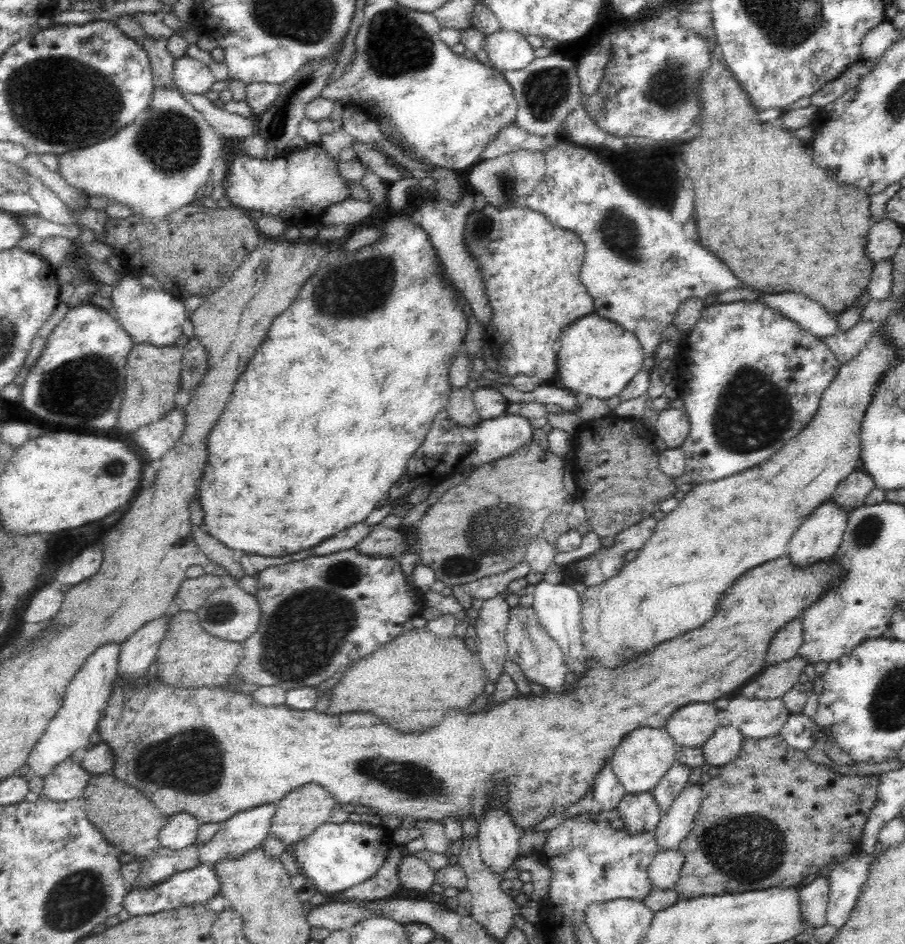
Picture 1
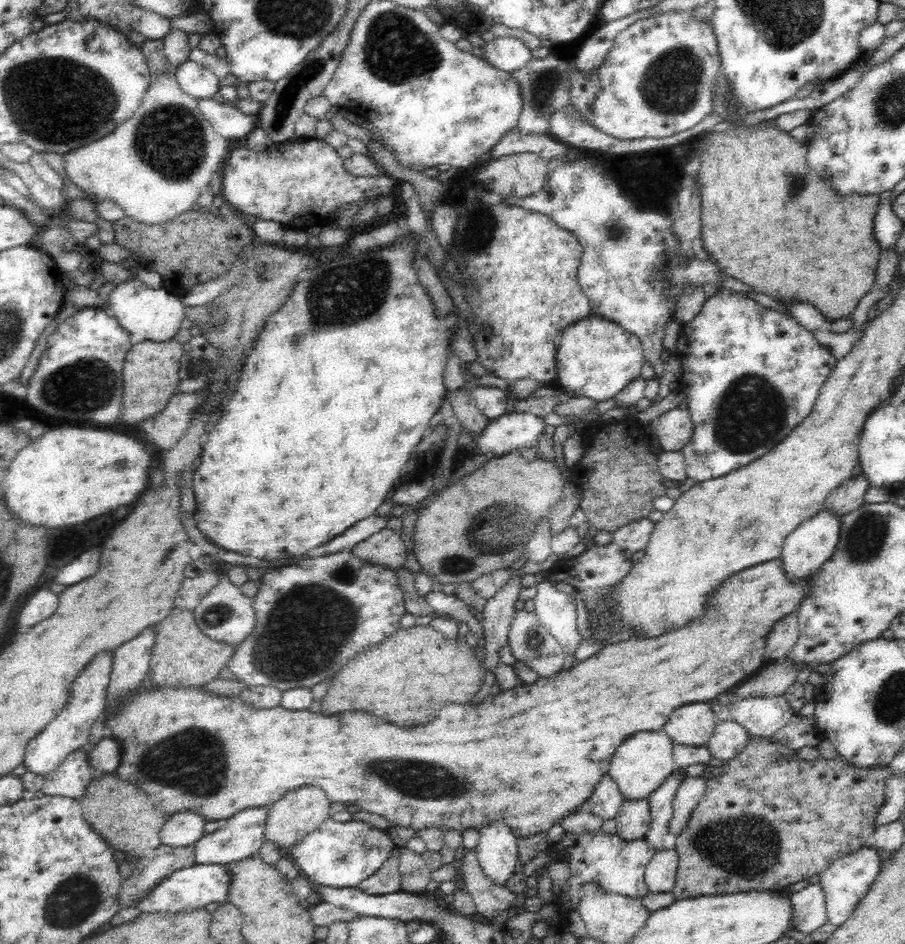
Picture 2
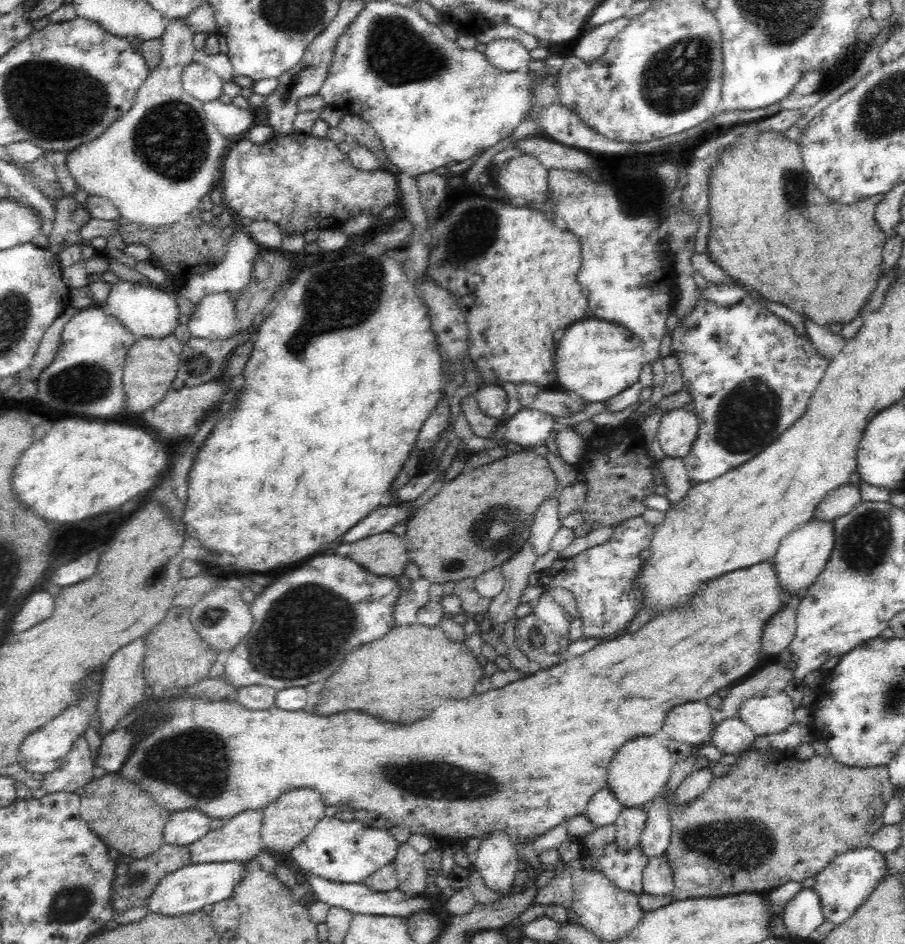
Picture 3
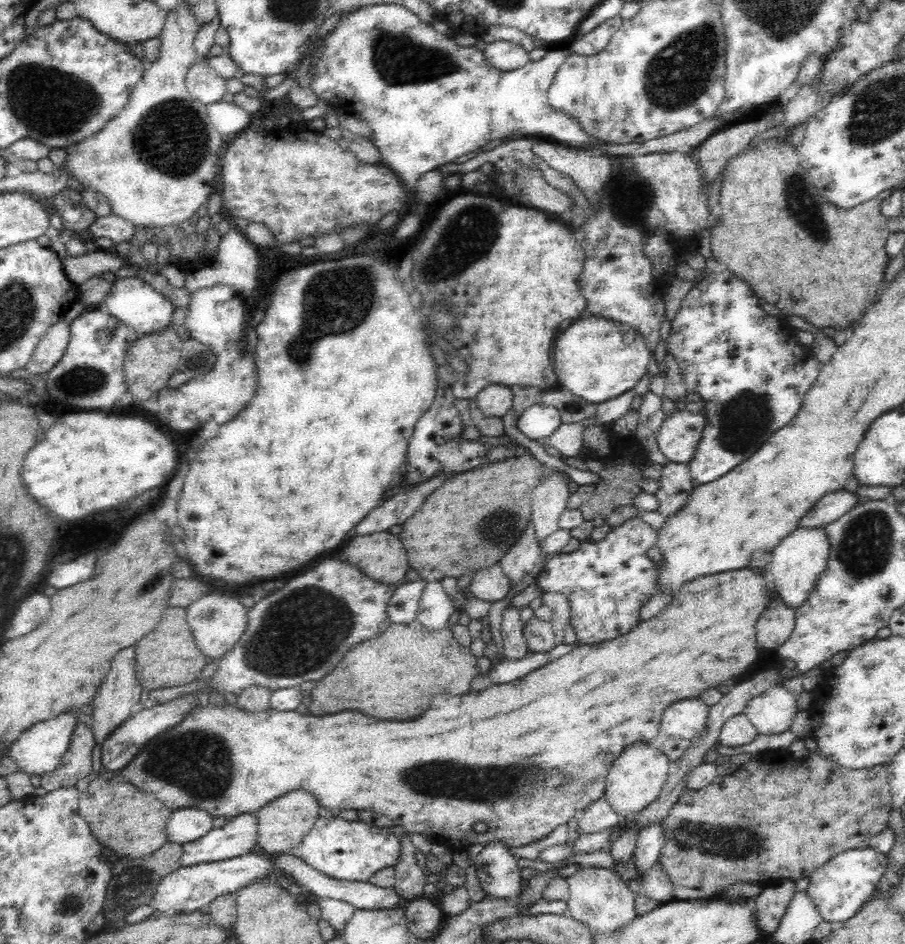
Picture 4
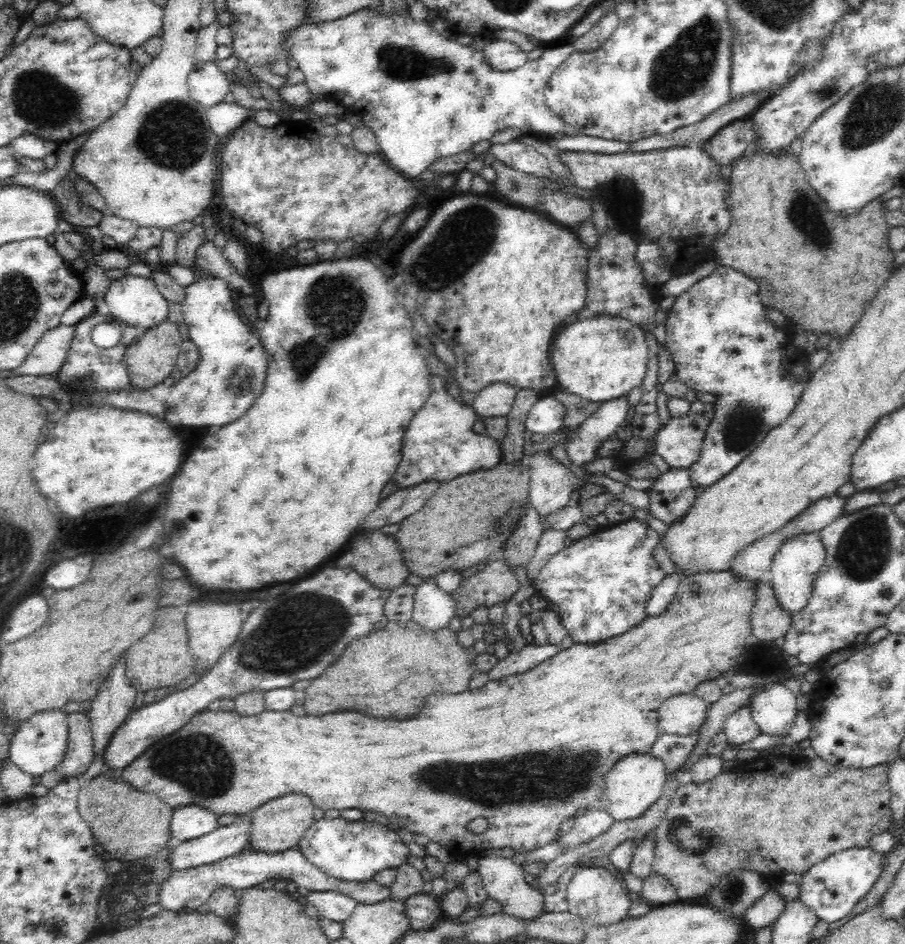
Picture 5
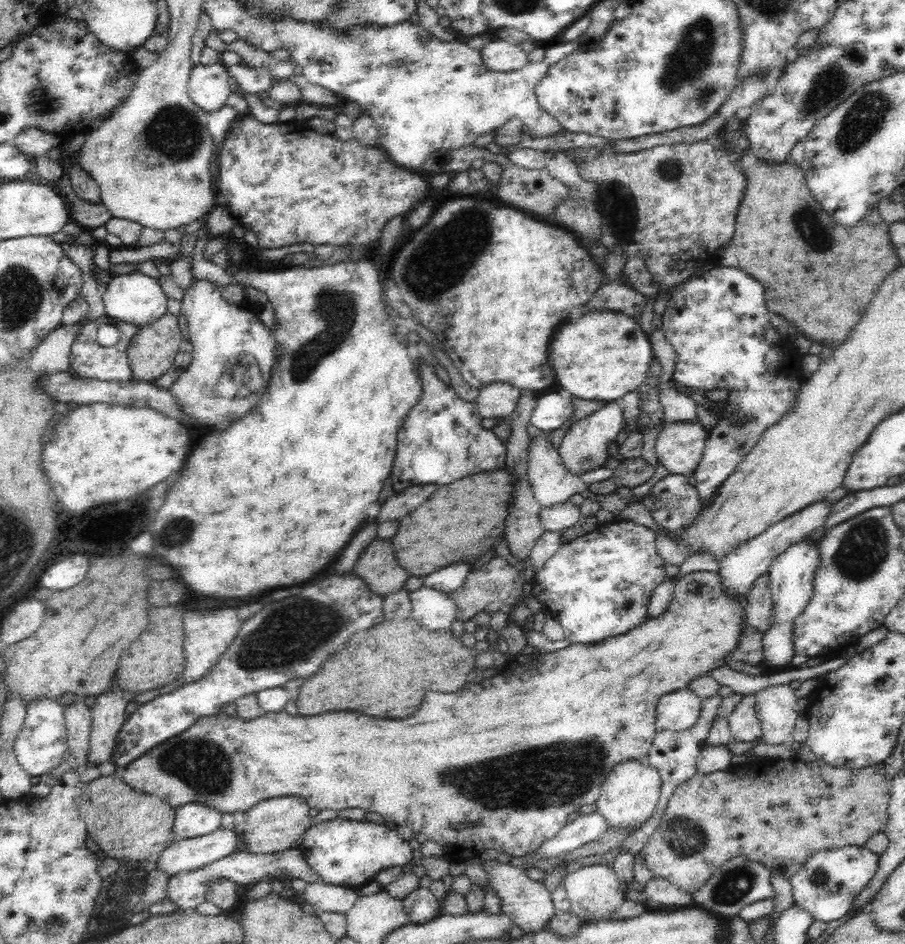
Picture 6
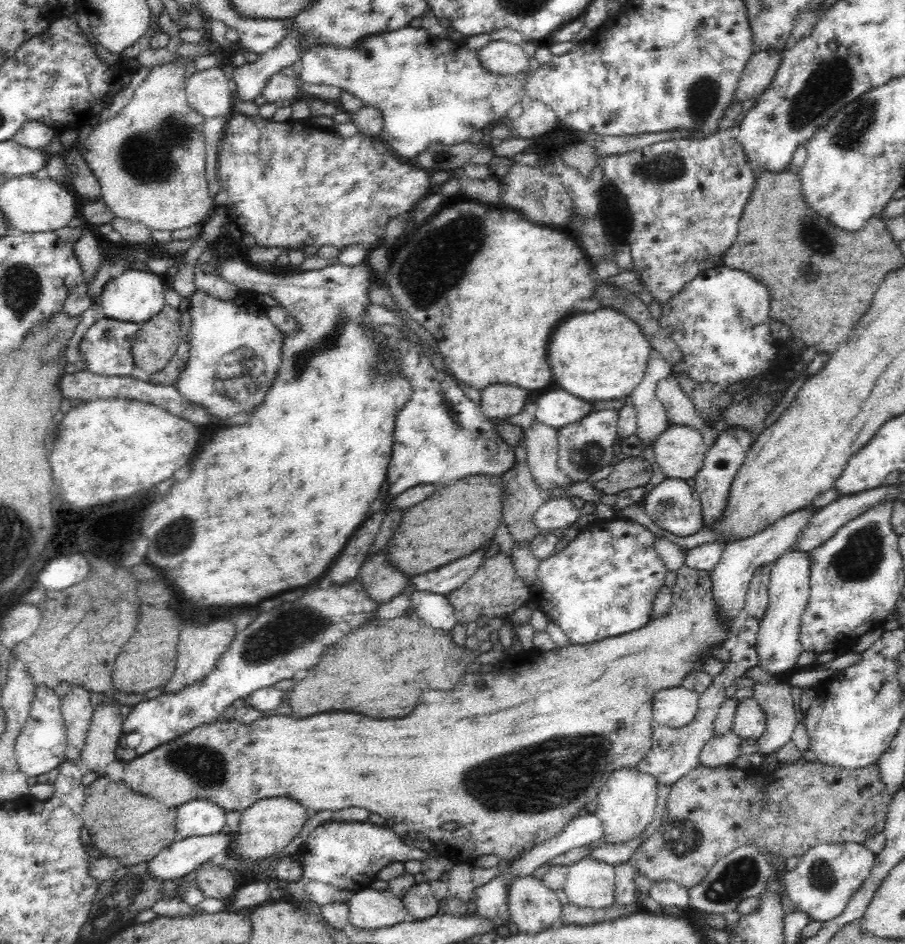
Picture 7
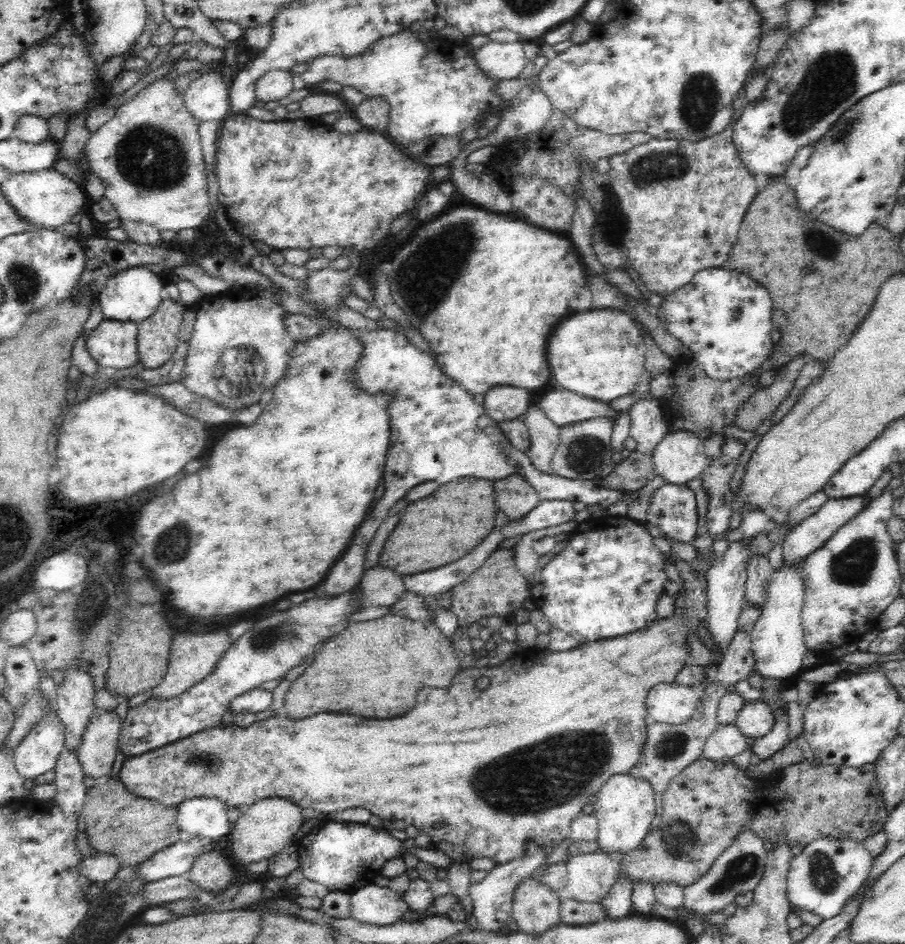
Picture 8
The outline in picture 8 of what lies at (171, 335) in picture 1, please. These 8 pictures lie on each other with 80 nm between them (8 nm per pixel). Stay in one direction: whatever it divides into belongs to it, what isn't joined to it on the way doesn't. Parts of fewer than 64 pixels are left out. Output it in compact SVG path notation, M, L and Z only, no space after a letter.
M134 266L104 279L98 292L98 301L102 307L104 318L139 323L156 312L158 306L163 302L164 288L165 285L162 283L160 274L143 266Z

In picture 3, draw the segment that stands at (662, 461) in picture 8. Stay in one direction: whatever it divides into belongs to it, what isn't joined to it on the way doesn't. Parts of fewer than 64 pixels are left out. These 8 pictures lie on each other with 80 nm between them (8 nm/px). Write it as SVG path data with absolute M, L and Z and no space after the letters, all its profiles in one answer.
M683 407L664 412L657 430L657 439L670 457L684 458L692 446L699 429L697 416Z

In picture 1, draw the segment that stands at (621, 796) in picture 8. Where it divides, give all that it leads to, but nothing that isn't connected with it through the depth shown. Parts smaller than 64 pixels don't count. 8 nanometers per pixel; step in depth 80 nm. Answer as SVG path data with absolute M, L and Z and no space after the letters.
M643 727L631 730L616 747L610 765L627 794L652 792L669 768L677 762L678 746L666 729Z

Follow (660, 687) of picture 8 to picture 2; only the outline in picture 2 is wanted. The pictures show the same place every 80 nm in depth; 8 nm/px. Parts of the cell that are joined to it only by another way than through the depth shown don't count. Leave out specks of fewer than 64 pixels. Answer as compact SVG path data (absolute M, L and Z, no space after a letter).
M695 702L675 709L664 730L676 744L702 746L707 744L717 724L713 706Z

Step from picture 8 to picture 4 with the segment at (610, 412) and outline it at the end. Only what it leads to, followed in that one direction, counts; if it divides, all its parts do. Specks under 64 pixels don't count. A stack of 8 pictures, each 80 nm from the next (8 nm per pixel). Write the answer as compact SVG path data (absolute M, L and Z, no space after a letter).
M538 403L519 414L516 428L530 440L539 442L542 438L552 436L558 430L560 423L562 419L556 408Z

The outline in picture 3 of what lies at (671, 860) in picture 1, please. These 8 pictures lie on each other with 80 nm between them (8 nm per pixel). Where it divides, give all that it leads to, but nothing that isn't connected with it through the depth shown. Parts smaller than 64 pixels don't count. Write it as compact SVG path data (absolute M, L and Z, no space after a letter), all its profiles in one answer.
M666 855L649 858L643 870L644 893L654 896L672 894L675 882L672 865Z

